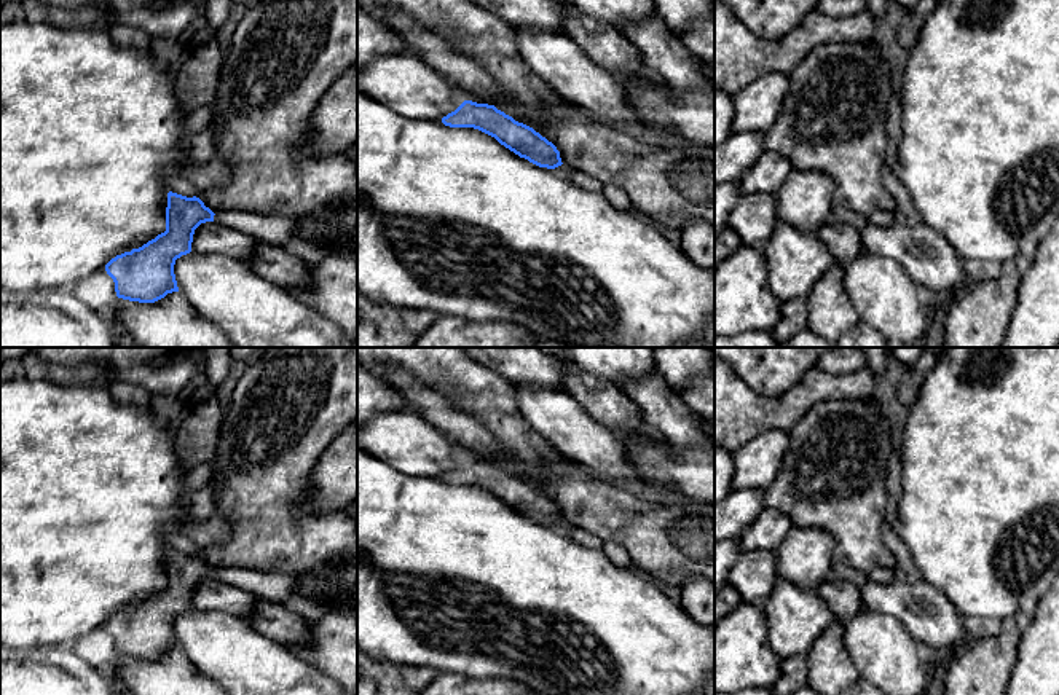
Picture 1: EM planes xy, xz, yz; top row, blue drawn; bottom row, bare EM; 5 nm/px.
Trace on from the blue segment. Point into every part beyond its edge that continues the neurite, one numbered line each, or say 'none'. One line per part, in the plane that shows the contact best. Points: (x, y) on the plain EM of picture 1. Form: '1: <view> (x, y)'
1: xy (275, 587)

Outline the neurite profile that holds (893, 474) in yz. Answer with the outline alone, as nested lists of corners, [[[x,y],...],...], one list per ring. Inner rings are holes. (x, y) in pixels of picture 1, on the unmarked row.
[[[895,446],[895,451],[892,453],[890,462],[888,462],[888,470],[887,470],[887,478],[885,478],[885,485],[887,485],[887,510],[885,510],[885,521],[890,523],[890,526],[893,526],[893,523],[898,518],[898,504],[903,494],[903,488],[901,488],[901,472],[903,472],[903,465],[901,465],[901,454],[900,454],[900,446]]]

